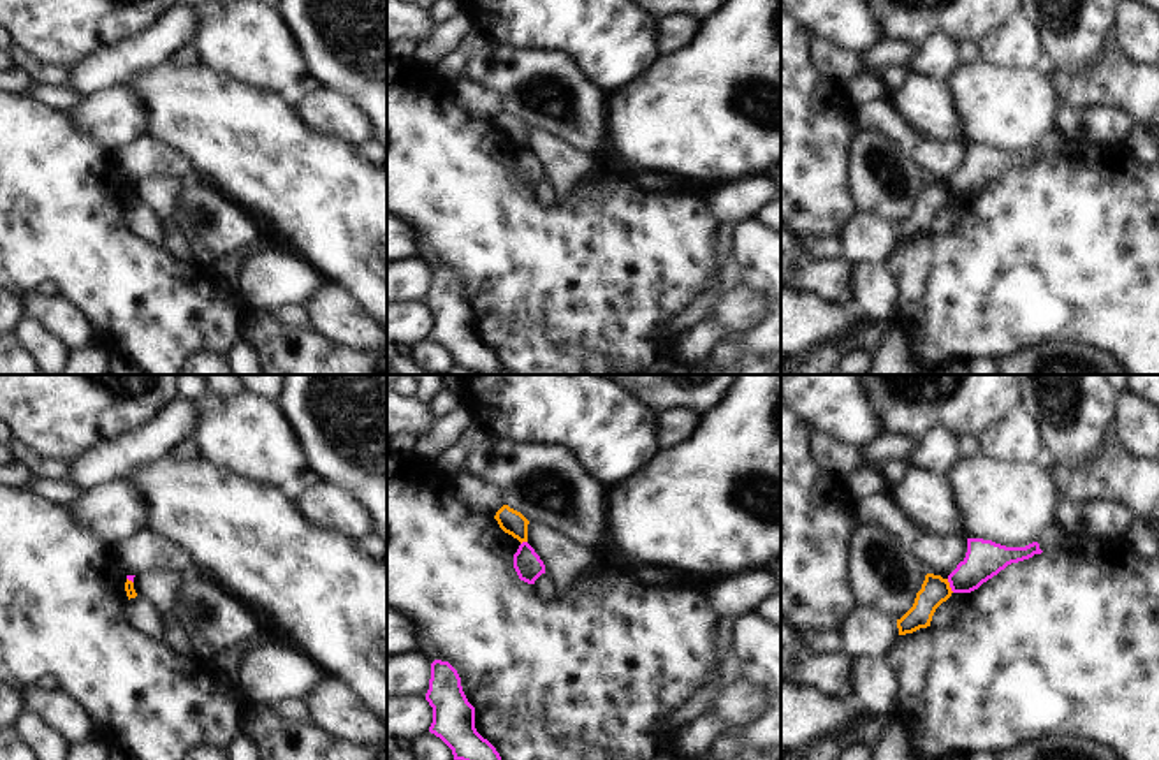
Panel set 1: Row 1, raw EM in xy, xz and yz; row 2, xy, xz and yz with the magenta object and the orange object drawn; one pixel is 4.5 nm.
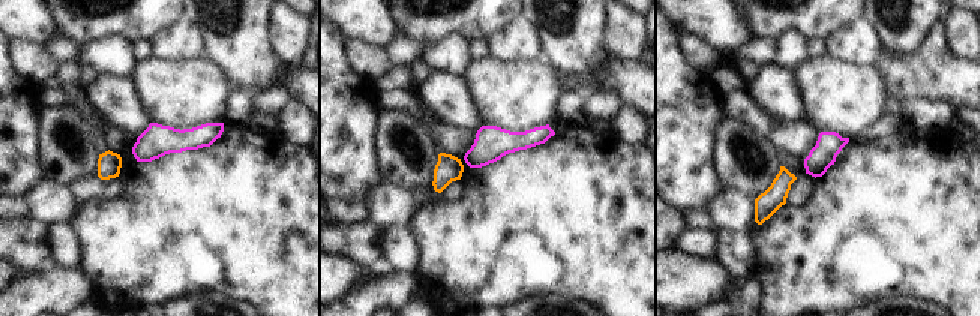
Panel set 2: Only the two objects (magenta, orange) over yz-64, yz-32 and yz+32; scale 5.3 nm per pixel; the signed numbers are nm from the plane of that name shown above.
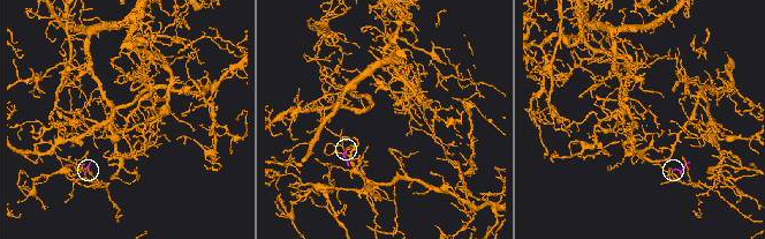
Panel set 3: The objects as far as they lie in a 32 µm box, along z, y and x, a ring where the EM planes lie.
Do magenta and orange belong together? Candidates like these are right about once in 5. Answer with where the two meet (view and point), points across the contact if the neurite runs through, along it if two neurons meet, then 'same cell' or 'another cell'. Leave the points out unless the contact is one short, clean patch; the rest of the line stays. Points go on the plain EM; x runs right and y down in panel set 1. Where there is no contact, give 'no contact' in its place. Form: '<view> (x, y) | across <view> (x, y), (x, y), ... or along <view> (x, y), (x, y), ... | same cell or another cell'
yz (950, 192) | along yz (947, 185), (954, 197) | another cell

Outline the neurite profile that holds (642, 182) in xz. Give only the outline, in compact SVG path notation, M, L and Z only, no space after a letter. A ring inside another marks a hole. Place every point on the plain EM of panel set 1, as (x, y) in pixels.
M633 174L628 178L628 183L631 186L637 186L642 192L670 192L672 190L670 178L652 176L652 174Z

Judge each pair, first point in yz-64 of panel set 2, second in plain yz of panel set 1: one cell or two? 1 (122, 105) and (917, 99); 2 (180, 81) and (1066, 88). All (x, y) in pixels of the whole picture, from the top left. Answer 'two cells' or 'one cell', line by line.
1: one cell
2: two cells

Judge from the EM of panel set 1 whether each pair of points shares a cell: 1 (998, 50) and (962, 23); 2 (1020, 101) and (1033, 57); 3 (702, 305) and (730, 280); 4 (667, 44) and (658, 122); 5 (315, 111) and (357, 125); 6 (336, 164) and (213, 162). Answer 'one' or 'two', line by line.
1: two
2: two
3: one
4: two
5: one
6: one

